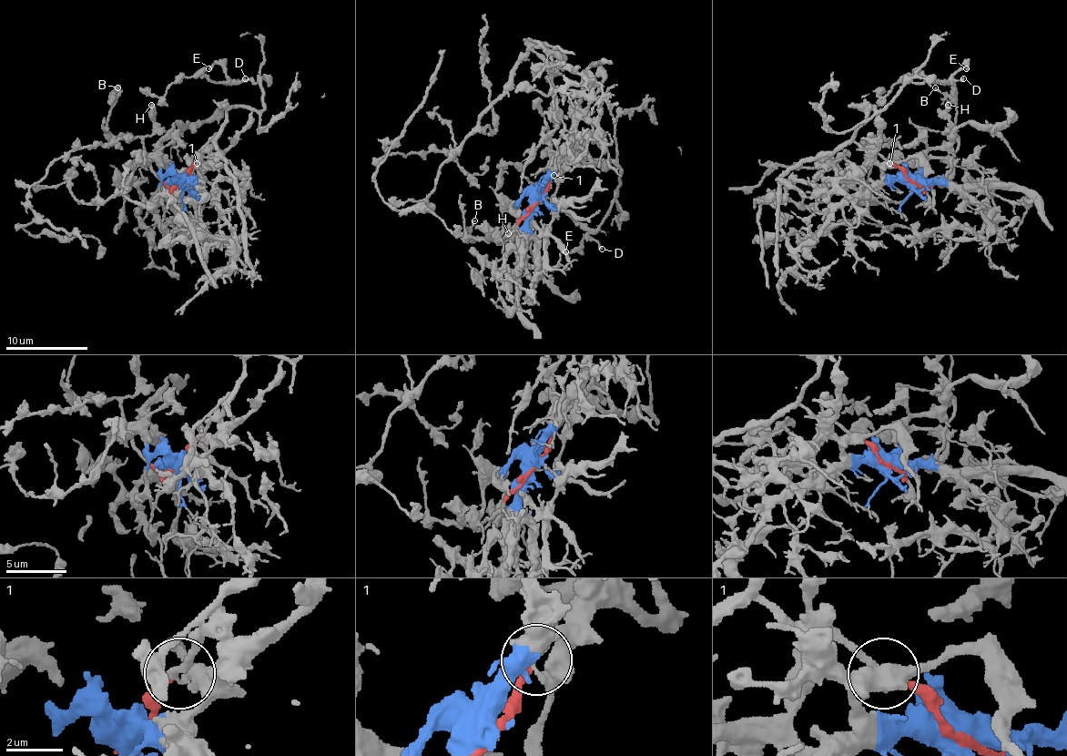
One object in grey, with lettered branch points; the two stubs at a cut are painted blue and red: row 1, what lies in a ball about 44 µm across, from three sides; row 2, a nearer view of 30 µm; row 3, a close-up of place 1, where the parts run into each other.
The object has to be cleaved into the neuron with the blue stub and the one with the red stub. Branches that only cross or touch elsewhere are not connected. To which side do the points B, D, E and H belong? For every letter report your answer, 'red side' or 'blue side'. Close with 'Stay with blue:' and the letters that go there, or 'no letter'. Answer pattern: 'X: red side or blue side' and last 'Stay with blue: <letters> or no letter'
B: red side
D: red side
E: red side
H: red side
Stay with blue: no letter

